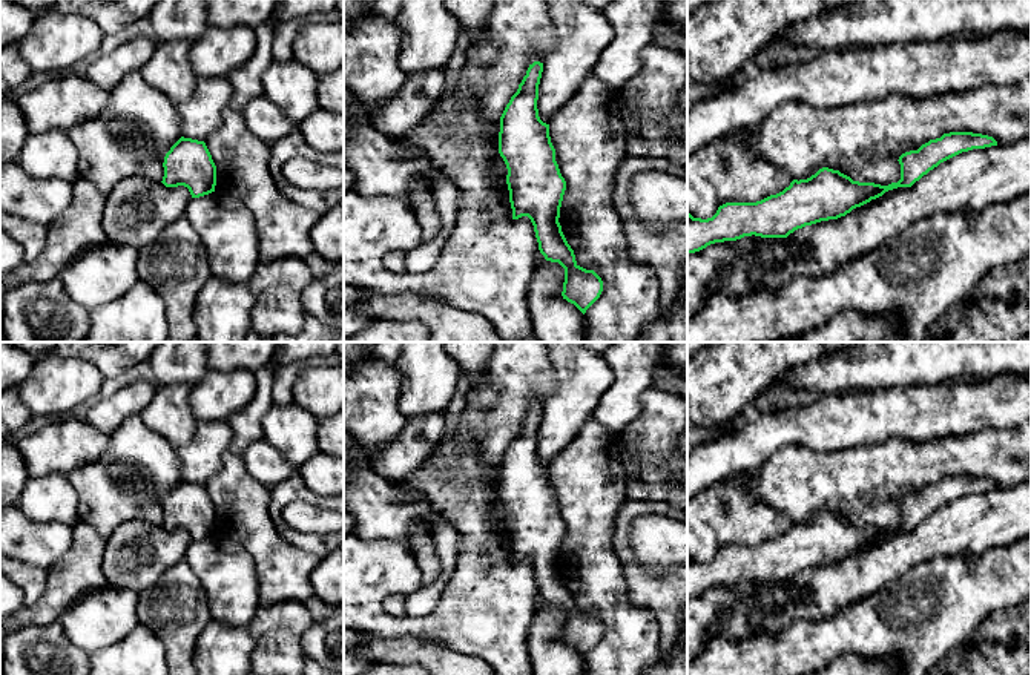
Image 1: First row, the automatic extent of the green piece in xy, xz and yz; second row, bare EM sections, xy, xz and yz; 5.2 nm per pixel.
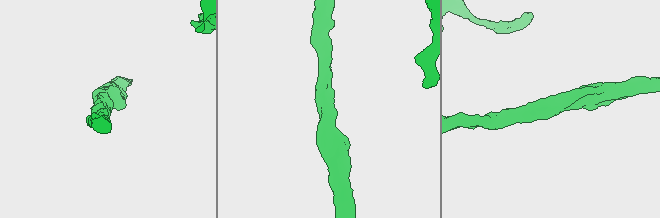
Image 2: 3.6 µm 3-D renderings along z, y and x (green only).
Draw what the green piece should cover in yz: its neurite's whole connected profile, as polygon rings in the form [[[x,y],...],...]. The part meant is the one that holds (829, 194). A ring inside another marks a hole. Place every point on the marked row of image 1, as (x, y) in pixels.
[[[950,132],[930,140],[917,150],[899,156],[901,179],[888,186],[853,181],[828,167],[807,179],[793,179],[789,187],[756,202],[726,202],[712,218],[693,218],[687,212],[687,255],[710,244],[744,236],[787,238],[798,229],[838,219],[885,192],[911,187],[940,163],[973,149],[997,146],[993,137],[973,132]]]

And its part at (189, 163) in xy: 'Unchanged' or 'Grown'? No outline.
Unchanged

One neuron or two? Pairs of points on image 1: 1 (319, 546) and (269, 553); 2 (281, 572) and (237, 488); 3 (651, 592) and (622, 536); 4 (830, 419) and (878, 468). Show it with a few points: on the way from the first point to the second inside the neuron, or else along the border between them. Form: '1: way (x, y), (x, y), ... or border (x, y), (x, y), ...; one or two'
1: border (273, 526), (284, 539), (312, 553), (319, 560); two
2: way (269, 551), (243, 517), (241, 510); one
3: way (637, 579), (625, 549); one
4: border (892, 437), (876, 444), (859, 444), (821, 451); two

